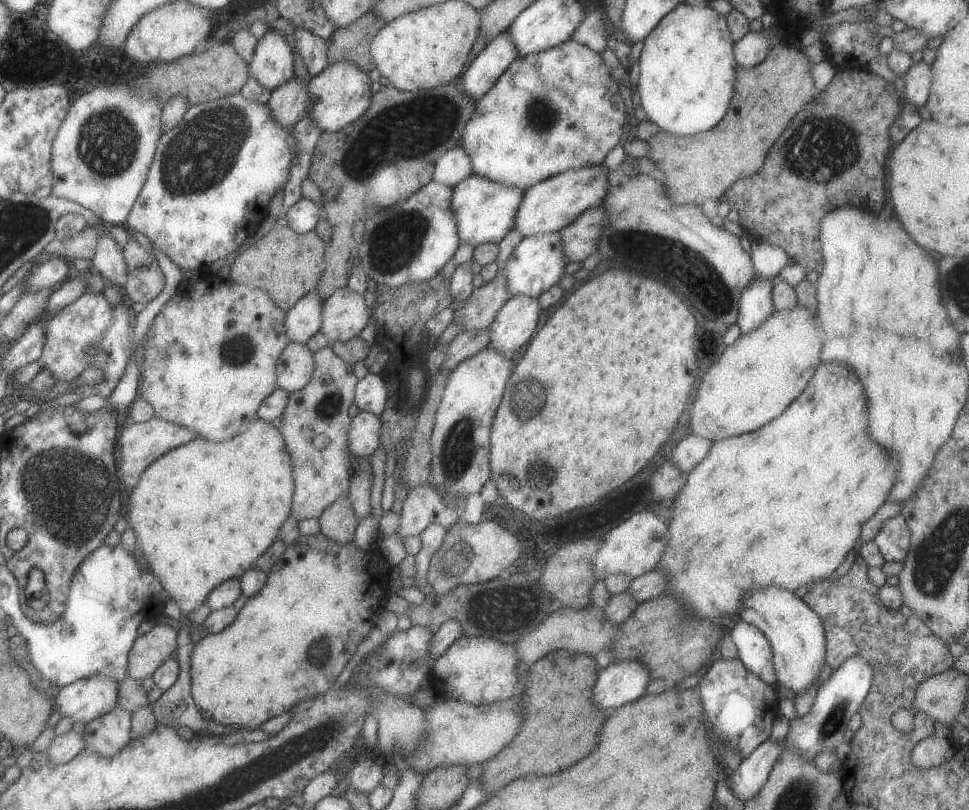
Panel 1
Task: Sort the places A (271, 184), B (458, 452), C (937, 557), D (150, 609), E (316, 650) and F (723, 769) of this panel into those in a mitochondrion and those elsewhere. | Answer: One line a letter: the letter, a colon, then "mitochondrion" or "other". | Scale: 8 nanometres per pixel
A: other
B: mitochondrion
C: mitochondrion
D: other
E: mitochondrion
F: other

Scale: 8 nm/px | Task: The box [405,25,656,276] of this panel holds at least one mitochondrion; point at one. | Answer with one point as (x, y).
(542, 115)

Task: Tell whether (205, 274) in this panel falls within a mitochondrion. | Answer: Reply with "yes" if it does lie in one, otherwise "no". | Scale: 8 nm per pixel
no

